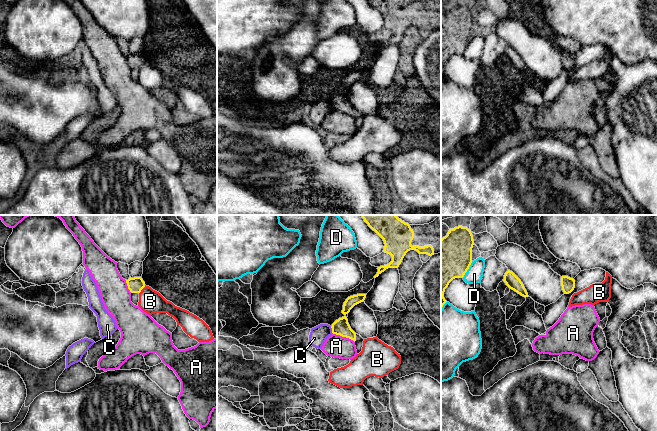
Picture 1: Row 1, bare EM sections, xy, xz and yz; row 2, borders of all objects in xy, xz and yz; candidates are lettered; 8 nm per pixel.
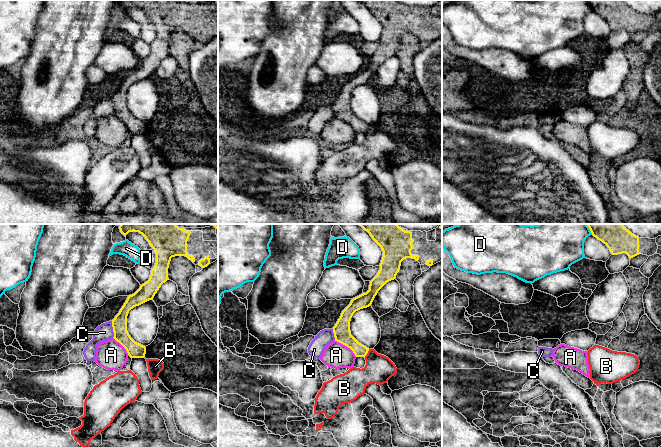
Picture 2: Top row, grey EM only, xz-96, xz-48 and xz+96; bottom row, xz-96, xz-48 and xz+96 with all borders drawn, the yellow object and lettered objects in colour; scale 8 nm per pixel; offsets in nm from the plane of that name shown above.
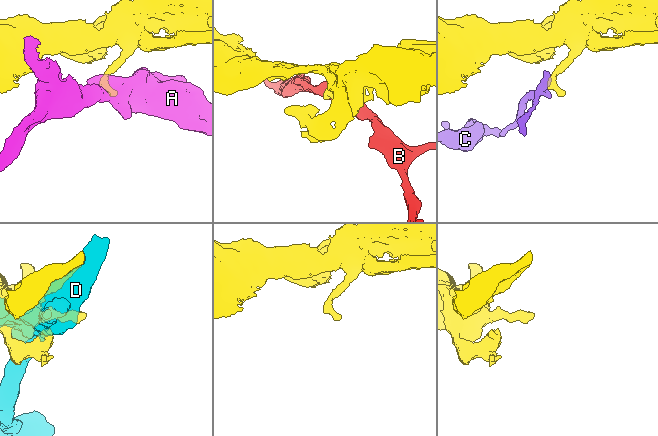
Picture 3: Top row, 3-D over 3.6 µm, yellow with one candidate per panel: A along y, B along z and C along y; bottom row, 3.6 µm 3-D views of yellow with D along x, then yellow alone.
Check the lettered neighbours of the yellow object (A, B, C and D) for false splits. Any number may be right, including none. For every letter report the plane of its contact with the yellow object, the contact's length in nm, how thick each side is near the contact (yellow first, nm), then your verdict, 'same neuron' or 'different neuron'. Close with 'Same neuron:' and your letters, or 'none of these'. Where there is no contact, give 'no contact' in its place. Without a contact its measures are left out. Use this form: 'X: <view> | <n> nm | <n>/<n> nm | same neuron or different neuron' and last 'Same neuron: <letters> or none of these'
A: xz | 190 nm | 130/180 nm | different neuron
B: xy | 90 nm | 120/190 nm | different neuron
C: xz | 70 nm | 130/140 nm | different neuron
D: yz | 160 nm | 360/140 nm | different neuron
Same neuron: none of these

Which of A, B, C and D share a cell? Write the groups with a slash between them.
A / B / C / D

